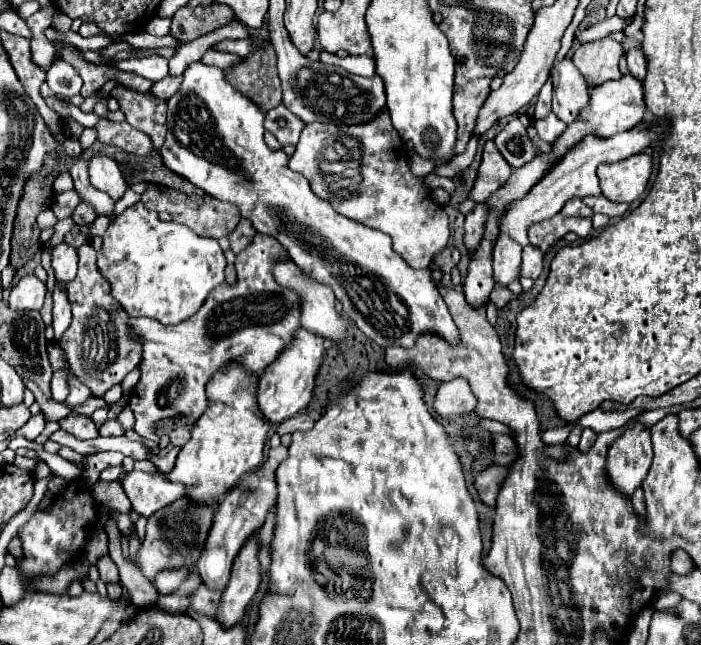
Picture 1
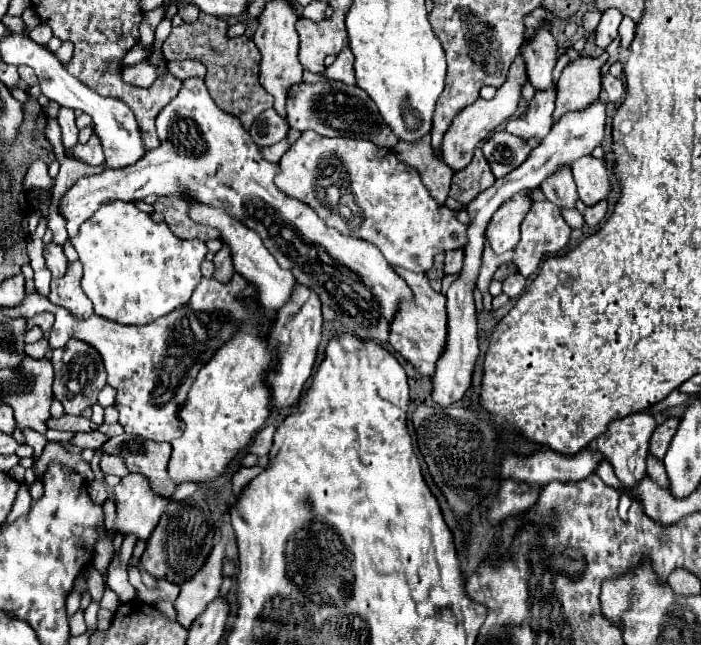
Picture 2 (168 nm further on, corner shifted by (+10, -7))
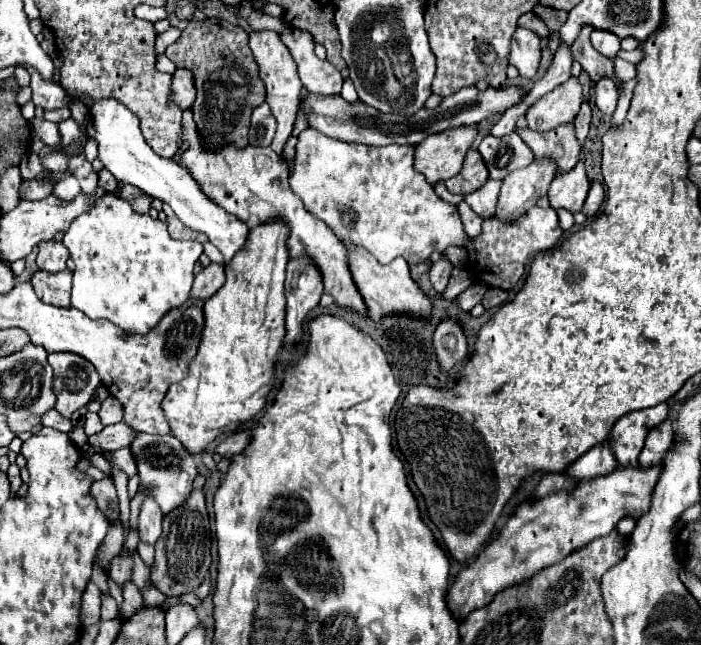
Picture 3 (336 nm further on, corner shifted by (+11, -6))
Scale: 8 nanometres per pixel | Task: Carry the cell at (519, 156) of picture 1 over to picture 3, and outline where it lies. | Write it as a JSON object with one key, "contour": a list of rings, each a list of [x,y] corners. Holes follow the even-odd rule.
{"contour":[[[515,132],[501,138],[489,134],[481,140],[477,150],[487,164],[489,178],[495,180],[503,180],[511,170],[517,170],[533,162],[533,152]]]}

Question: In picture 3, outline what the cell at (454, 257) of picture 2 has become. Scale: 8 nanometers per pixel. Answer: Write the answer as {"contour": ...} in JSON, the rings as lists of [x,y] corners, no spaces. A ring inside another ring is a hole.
{"contour":[[[441,258],[439,262],[435,262],[429,270],[429,276],[431,276],[431,284],[435,288],[437,294],[441,294],[447,286],[447,280],[449,280],[449,274],[451,274],[451,262],[447,262],[445,258]]]}

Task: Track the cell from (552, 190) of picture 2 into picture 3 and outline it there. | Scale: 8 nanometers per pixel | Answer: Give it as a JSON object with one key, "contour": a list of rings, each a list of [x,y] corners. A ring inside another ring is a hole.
{"contour":[[[573,122],[561,124],[549,132],[533,132],[529,128],[515,128],[515,132],[527,142],[535,158],[553,158],[557,162],[557,172],[567,172],[579,162],[579,142]]]}

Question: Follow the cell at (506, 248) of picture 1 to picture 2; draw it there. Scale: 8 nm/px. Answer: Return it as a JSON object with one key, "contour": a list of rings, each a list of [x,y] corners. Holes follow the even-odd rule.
{"contour":[[[530,191],[526,195],[518,195],[518,199],[510,199],[510,203],[504,203],[490,221],[490,227],[486,231],[486,239],[494,253],[506,253],[516,247],[520,239],[520,223],[530,211]]]}

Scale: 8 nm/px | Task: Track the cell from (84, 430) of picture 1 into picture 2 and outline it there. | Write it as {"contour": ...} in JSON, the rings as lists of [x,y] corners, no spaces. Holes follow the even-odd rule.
{"contour":[[[92,431],[92,433],[74,433],[74,437],[70,439],[72,445],[80,447],[80,449],[92,449],[96,451],[98,447],[102,447],[102,443],[106,441],[108,437],[100,431]]]}

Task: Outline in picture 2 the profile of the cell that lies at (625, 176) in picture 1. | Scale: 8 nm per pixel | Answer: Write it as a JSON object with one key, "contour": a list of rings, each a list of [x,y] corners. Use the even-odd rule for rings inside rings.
{"contour":[[[586,155],[574,163],[572,175],[578,195],[586,205],[596,205],[602,199],[608,199],[612,191],[612,167],[608,161]]]}

